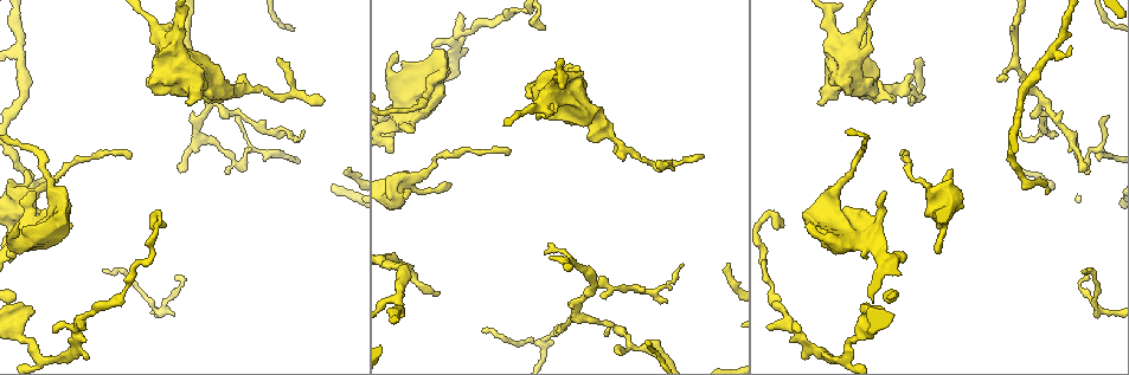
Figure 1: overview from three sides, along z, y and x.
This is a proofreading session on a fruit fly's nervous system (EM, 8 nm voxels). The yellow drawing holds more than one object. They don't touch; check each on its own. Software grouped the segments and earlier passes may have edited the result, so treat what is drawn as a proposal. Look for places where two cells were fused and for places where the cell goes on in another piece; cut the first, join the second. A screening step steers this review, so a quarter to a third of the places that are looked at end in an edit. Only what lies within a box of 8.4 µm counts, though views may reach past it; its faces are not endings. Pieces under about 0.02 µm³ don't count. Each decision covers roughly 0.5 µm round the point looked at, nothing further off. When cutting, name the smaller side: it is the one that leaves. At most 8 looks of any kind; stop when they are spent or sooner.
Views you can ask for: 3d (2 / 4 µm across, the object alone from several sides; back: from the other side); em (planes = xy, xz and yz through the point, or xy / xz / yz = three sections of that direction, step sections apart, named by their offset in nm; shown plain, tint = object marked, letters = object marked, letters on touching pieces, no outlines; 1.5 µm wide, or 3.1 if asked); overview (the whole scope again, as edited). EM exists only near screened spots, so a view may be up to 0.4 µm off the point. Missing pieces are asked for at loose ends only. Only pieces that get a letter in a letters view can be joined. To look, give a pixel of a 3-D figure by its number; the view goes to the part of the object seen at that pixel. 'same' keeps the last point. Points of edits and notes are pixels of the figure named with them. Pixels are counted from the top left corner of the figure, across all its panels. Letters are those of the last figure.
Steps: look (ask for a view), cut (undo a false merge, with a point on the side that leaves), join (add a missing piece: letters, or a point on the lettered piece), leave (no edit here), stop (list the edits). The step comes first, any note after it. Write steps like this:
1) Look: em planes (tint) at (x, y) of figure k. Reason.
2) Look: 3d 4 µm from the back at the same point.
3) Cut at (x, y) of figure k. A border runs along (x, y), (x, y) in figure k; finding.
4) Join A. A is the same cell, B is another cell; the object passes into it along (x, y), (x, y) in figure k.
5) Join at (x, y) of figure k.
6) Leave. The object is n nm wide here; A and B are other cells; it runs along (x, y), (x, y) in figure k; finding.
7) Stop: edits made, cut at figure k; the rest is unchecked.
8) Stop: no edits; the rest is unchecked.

Look: em planes (letters) at (659, 166) of figure 1. Tapers out.

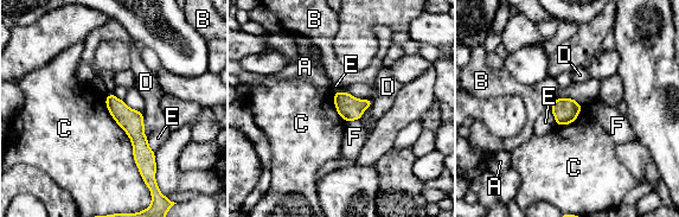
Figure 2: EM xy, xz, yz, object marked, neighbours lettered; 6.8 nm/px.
Leave. A, B, C, D, E and F are other cells; it runs along (108, 97), (133, 125), (151, 170) in figure 2; no lettered piece goes on from it.

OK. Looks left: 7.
Look: em xz step 8 (tint) at (191, 101) of figure 1. An open end.

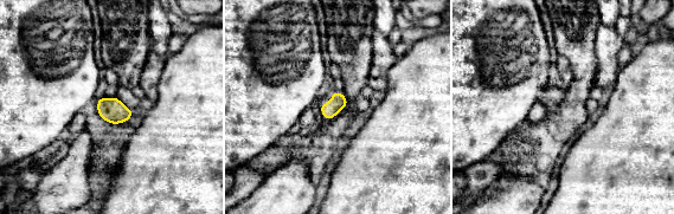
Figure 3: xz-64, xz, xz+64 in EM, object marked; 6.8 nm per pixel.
Look: em planes (letters) at the same point.

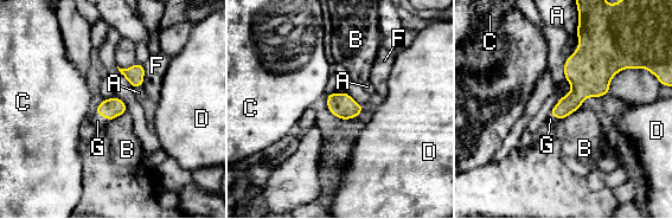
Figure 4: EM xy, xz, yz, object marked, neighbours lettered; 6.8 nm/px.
Join G. G is the same cell, A, B, C, D and F are other cells; the object passes into it along (109, 109), (102, 115), (97, 121) in figure 4; it goes on there.

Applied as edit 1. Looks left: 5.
Look: overview.

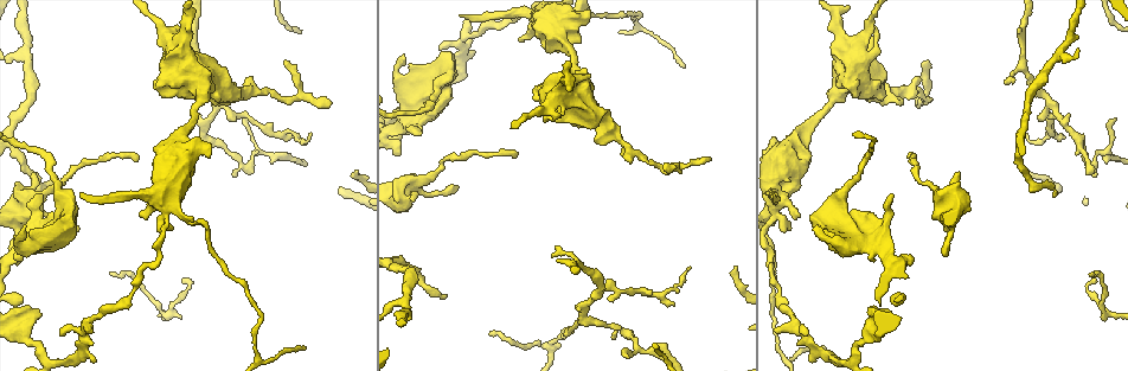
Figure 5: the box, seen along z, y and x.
Look: em planes (letters) at (1078, 138) of figure 5. Abrupt turn.

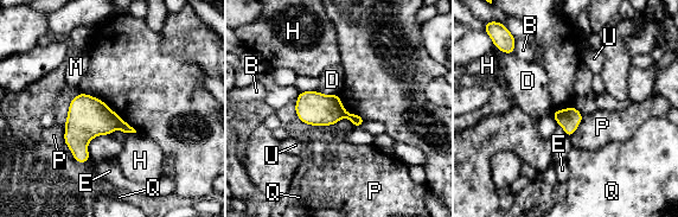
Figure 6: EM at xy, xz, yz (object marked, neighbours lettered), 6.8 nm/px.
Cut at (123, 126) of figure 6. The object is 70 nm wide here; B, D, E, H, M, P, Q and U are other cells; a border runs along (121, 120), (116, 127) in figure 6; a second cell is stuck on.

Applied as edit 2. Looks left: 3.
Stop: edits made, join at figure 4, cut at figure 6; the rest is unchecked.

